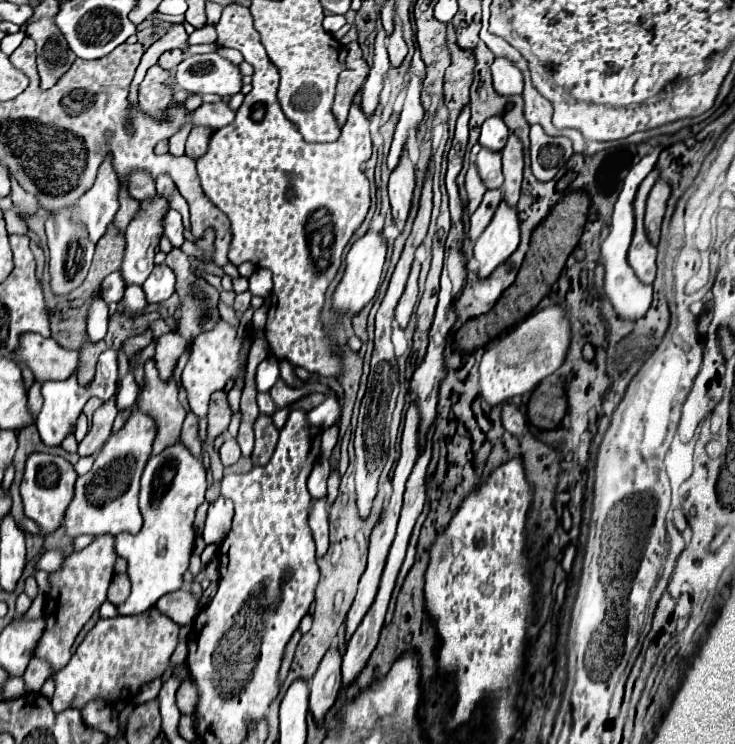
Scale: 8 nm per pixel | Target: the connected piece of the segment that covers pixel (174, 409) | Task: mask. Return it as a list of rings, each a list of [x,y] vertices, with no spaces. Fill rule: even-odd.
[[[154,359],[144,367],[144,391],[138,401],[138,409],[146,415],[152,415],[158,423],[158,435],[154,441],[154,455],[162,453],[164,447],[174,445],[180,439],[180,429],[186,417],[186,409],[178,401],[178,387],[176,381],[170,379],[164,383],[158,377]]]

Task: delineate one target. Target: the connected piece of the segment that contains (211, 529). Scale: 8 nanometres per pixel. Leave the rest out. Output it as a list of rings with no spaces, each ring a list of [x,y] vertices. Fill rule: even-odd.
[[[218,497],[214,503],[210,503],[210,509],[208,509],[208,519],[206,519],[206,527],[204,527],[204,543],[206,545],[220,545],[224,535],[228,533],[230,529],[230,523],[232,523],[232,517],[234,517],[234,507],[232,507],[232,501],[226,499],[226,497]]]

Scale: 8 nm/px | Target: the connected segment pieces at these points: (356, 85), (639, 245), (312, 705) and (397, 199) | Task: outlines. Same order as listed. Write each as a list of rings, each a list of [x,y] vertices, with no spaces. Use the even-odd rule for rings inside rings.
[[[354,41],[348,47],[348,57],[346,57],[346,69],[340,73],[338,79],[338,89],[336,89],[336,101],[334,101],[334,115],[338,119],[338,125],[346,123],[348,117],[348,109],[352,105],[352,97],[360,91],[362,83],[366,81],[366,73],[368,73],[368,63],[362,57],[362,49],[360,45]]]
[[[642,189],[636,195],[634,201],[634,213],[636,213],[636,231],[634,231],[634,239],[628,251],[628,263],[634,269],[636,277],[644,283],[652,283],[656,277],[656,247],[648,241],[646,229],[644,229],[644,207],[646,207],[646,199],[648,199],[648,191]]]
[[[328,651],[324,655],[316,675],[310,681],[308,709],[310,709],[316,725],[322,725],[326,713],[336,703],[336,697],[338,697],[338,691],[340,691],[340,685],[342,685],[340,663],[342,663],[342,655]]]
[[[404,151],[400,165],[396,171],[392,171],[390,183],[388,183],[392,219],[398,225],[398,231],[404,229],[404,223],[408,219],[410,207],[412,207],[412,193],[414,193],[414,165],[408,159],[408,153]]]

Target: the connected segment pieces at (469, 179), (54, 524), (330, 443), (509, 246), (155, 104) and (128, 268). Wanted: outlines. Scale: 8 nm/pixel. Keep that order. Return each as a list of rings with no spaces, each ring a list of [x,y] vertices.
[[[470,161],[470,167],[468,167],[468,173],[466,173],[466,191],[468,191],[468,211],[476,211],[484,193],[486,193],[486,187],[484,183],[480,181],[480,175],[478,175],[478,169],[474,165],[474,161]]]
[[[32,453],[28,457],[20,493],[24,503],[24,515],[38,523],[42,537],[54,533],[62,525],[64,513],[72,501],[74,483],[76,483],[76,471],[64,457],[48,455],[48,453]]]
[[[333,425],[330,429],[326,429],[322,434],[320,457],[330,459],[332,450],[334,449],[339,434],[339,426]]]
[[[500,201],[490,225],[474,245],[474,259],[480,263],[480,277],[488,277],[500,263],[504,263],[520,243],[520,219],[516,207]]]
[[[148,69],[144,81],[140,83],[138,93],[138,105],[144,113],[148,113],[154,119],[168,121],[168,115],[164,113],[174,103],[174,89],[170,85],[164,85],[166,81],[174,79],[174,71],[164,69]]]
[[[156,195],[154,199],[146,199],[140,201],[140,211],[136,213],[136,217],[132,217],[130,225],[126,227],[126,253],[124,253],[124,263],[122,263],[122,277],[126,281],[126,285],[142,285],[150,271],[154,269],[154,249],[160,243],[160,237],[164,235],[164,217],[168,213],[170,205],[168,199],[162,195]]]

